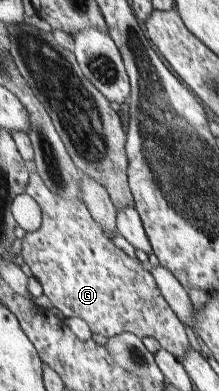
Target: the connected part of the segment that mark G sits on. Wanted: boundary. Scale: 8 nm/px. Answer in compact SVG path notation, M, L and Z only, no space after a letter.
M32 173L27 194L41 207L41 226L28 232L22 245L22 257L33 276L43 287L43 294L50 299L53 307L62 311L64 317L80 318L89 325L89 333L100 333L111 338L124 332L139 337L154 337L161 347L169 351L178 361L187 356L190 342L184 324L171 310L170 304L162 295L154 276L147 271L147 265L140 265L136 259L116 247L112 240L104 236L102 226L91 216L80 198L63 198L52 193L37 173Z

